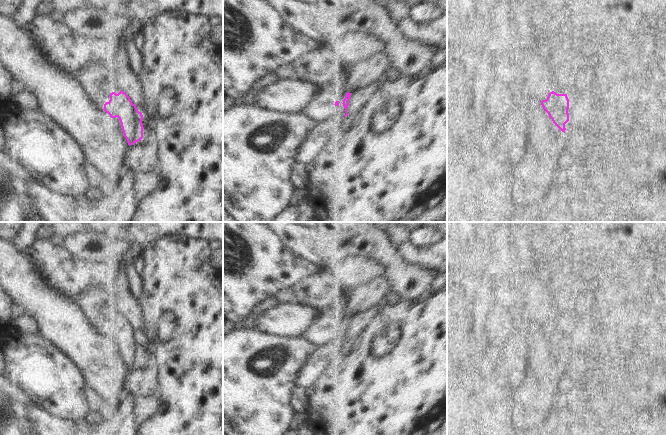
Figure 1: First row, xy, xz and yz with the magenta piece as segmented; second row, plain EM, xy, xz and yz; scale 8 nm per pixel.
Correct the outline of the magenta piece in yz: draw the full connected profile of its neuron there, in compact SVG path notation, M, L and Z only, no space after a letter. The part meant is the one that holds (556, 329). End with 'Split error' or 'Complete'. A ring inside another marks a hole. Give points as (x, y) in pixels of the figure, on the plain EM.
M567 309L566 318L550 316L546 324L541 325L543 333L553 347L565 357L565 348L572 344L584 352L590 352L593 341L593 323L585 317L585 310Z. Split error

